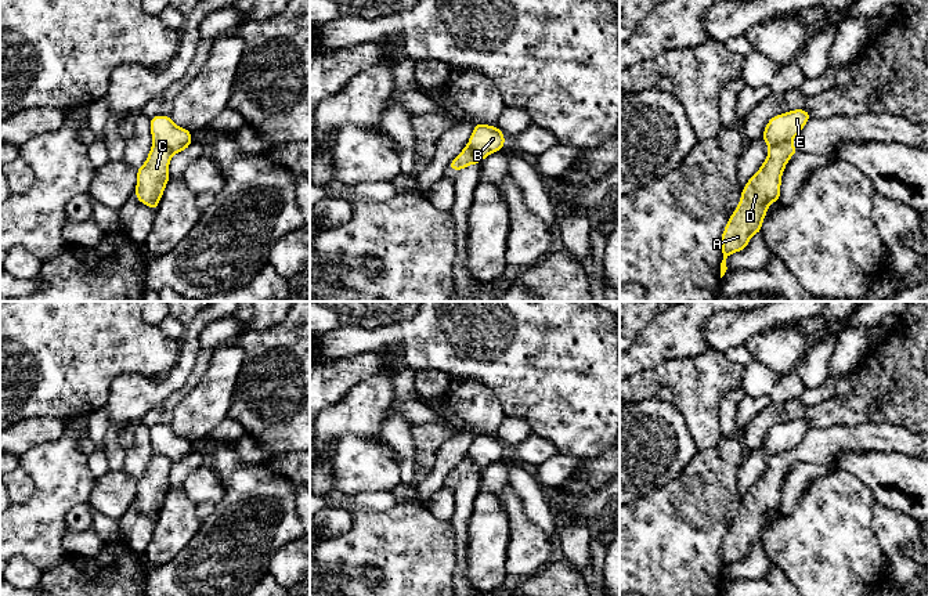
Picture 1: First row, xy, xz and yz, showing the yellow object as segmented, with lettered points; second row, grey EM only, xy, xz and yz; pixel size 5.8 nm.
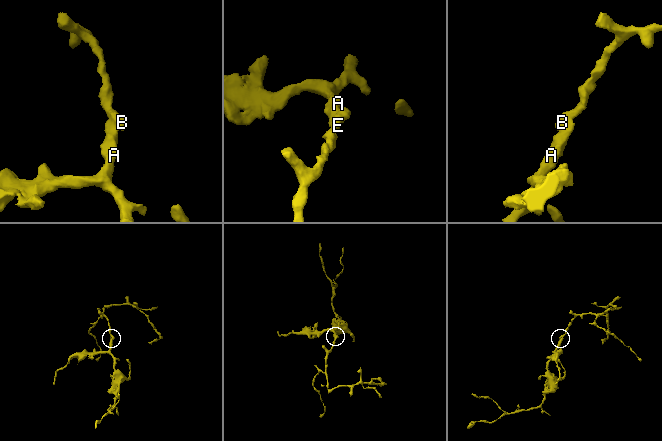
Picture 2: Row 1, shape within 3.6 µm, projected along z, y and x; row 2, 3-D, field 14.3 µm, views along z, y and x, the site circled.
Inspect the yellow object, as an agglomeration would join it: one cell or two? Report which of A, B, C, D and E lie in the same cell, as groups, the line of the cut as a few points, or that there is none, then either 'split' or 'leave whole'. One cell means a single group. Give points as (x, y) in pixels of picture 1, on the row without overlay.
A C D / B E; cut in xy along (154, 450), (165, 455), (172, 463); split

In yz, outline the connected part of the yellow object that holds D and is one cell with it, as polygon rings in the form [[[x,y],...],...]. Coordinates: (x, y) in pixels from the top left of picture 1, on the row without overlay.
[[[786,449],[769,459],[759,480],[747,491],[741,509],[732,523],[722,548],[721,588],[725,585],[726,568],[747,557],[751,546],[762,541],[762,531],[769,514],[780,510],[781,485],[787,472],[798,459],[791,449]]]

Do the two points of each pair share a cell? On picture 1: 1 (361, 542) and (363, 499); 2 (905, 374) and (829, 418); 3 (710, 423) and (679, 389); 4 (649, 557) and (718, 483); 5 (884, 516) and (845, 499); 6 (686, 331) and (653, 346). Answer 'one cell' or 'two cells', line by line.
1: two cells
2: one cell
3: one cell
4: one cell
5: two cells
6: one cell

